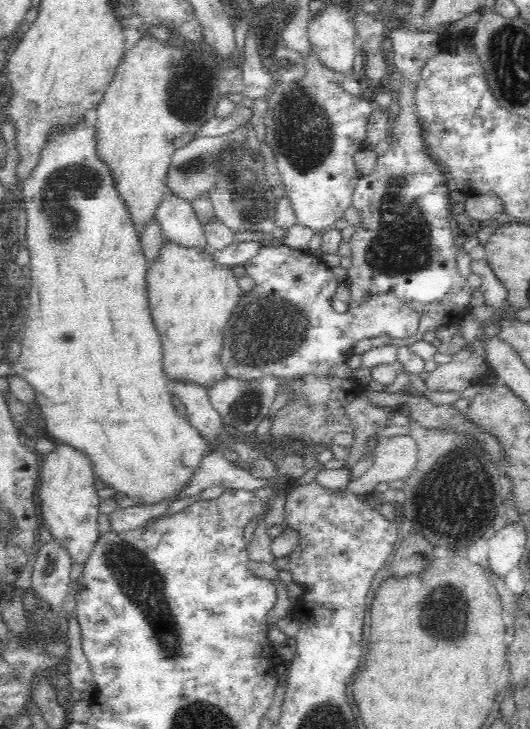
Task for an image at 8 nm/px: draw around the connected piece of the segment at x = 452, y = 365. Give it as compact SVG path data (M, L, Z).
M462 349L452 356L453 359L444 364L438 364L434 372L426 378L425 386L433 392L464 391L479 384L489 370L485 357L477 353L468 353Z

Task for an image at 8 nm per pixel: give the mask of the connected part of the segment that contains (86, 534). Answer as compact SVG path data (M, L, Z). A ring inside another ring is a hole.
M58 442L55 450L40 461L39 478L43 524L52 538L68 549L73 563L82 567L99 533L98 516L102 500L96 493L100 482L95 475L94 463L84 451Z

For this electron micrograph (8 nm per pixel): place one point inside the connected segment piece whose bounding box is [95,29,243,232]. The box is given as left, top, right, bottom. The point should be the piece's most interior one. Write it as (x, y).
(162, 93)

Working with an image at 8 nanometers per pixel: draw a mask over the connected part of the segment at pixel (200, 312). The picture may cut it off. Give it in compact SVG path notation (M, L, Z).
M164 237L158 256L149 263L147 270L149 307L161 336L164 371L169 380L198 383L206 389L226 376L220 362L224 331L237 302L244 294L238 287L232 266L216 262L214 252L208 245L184 246Z

